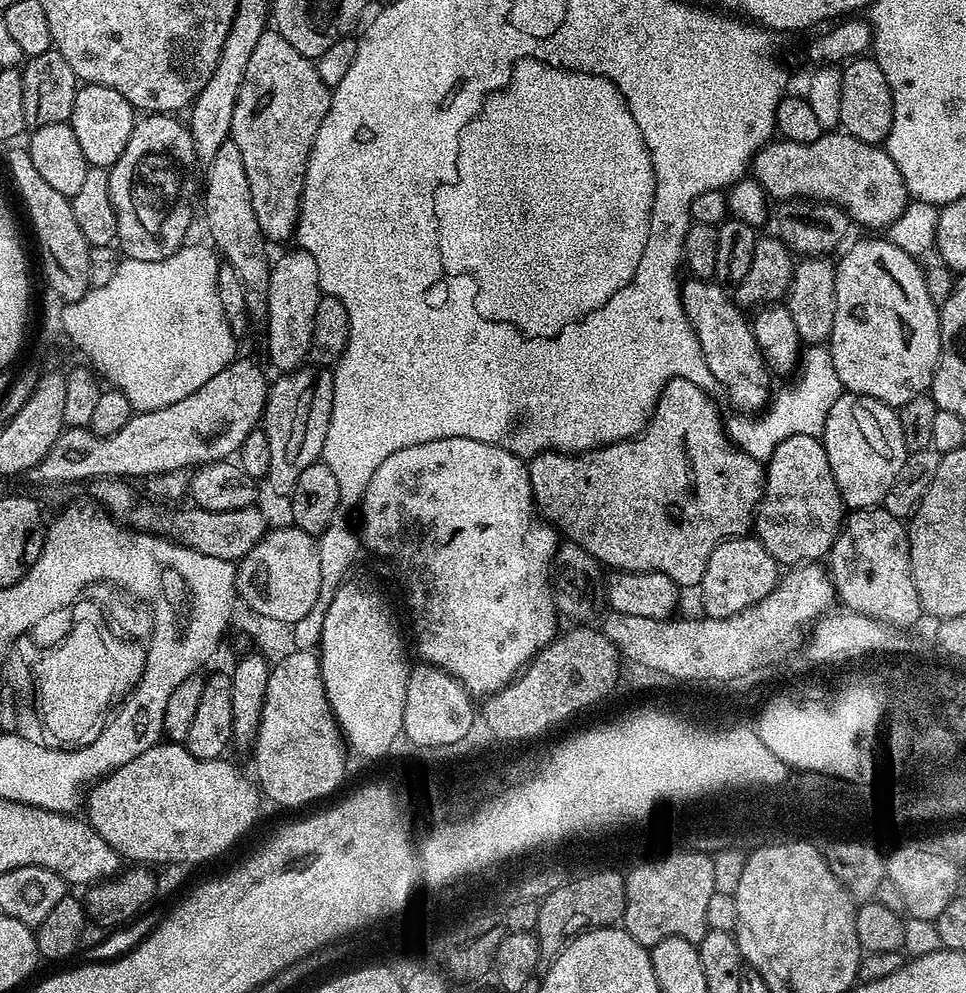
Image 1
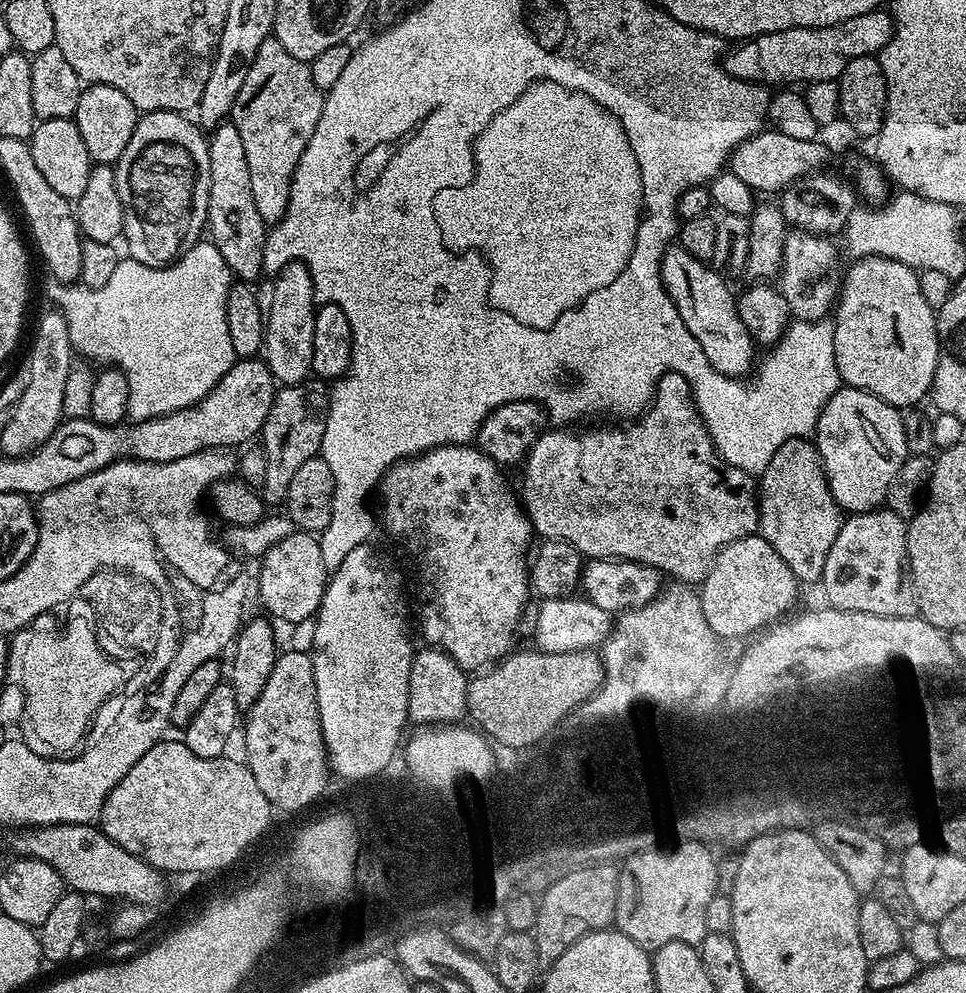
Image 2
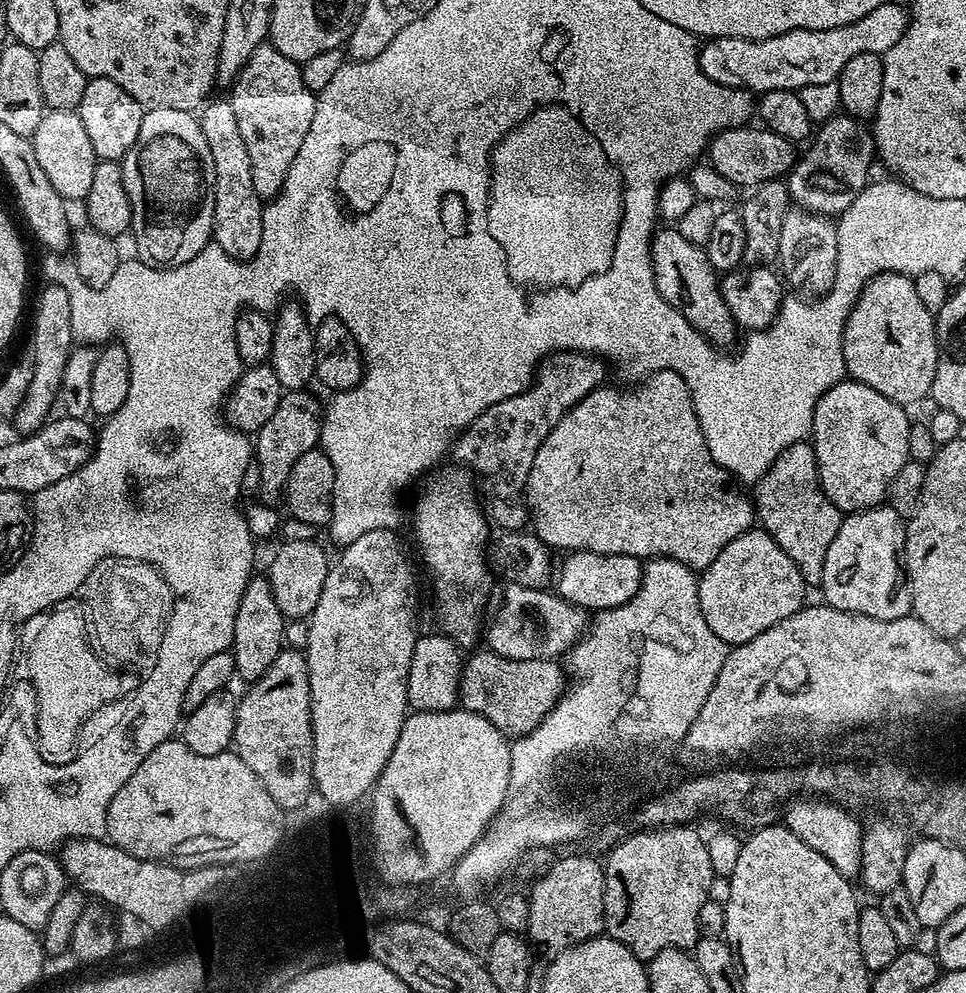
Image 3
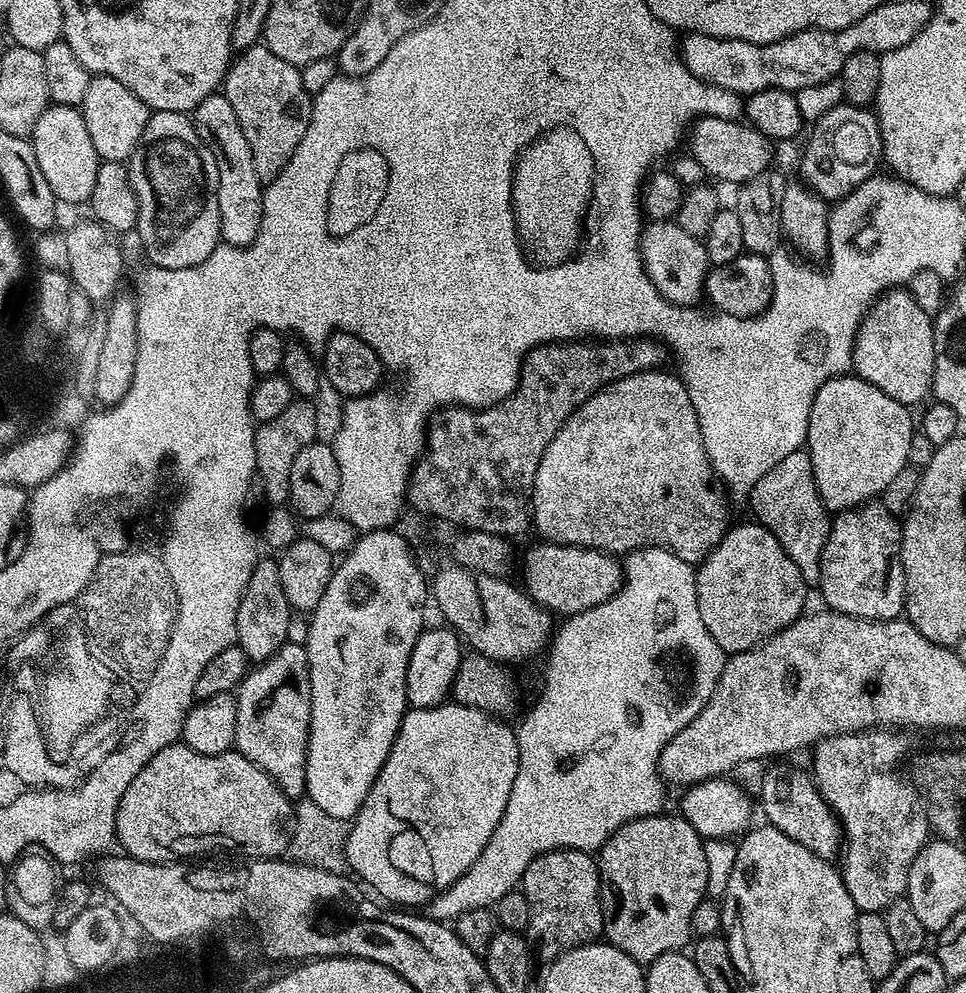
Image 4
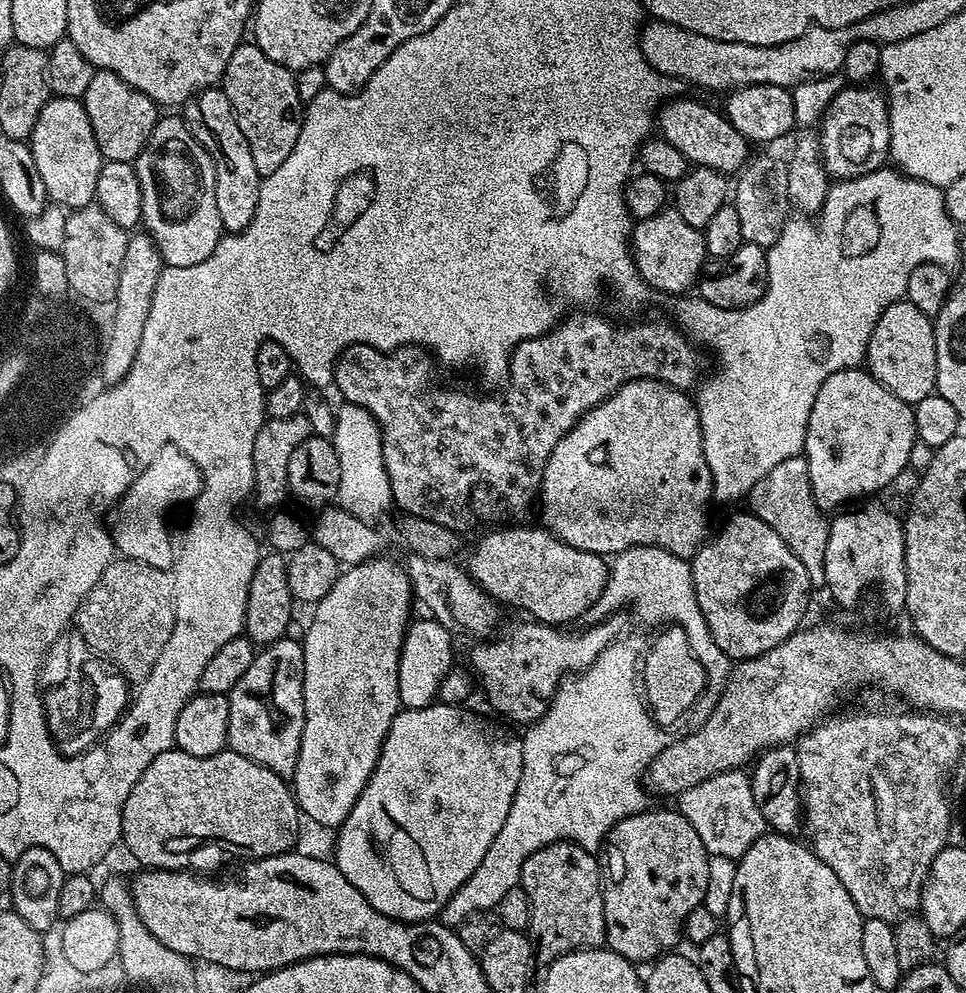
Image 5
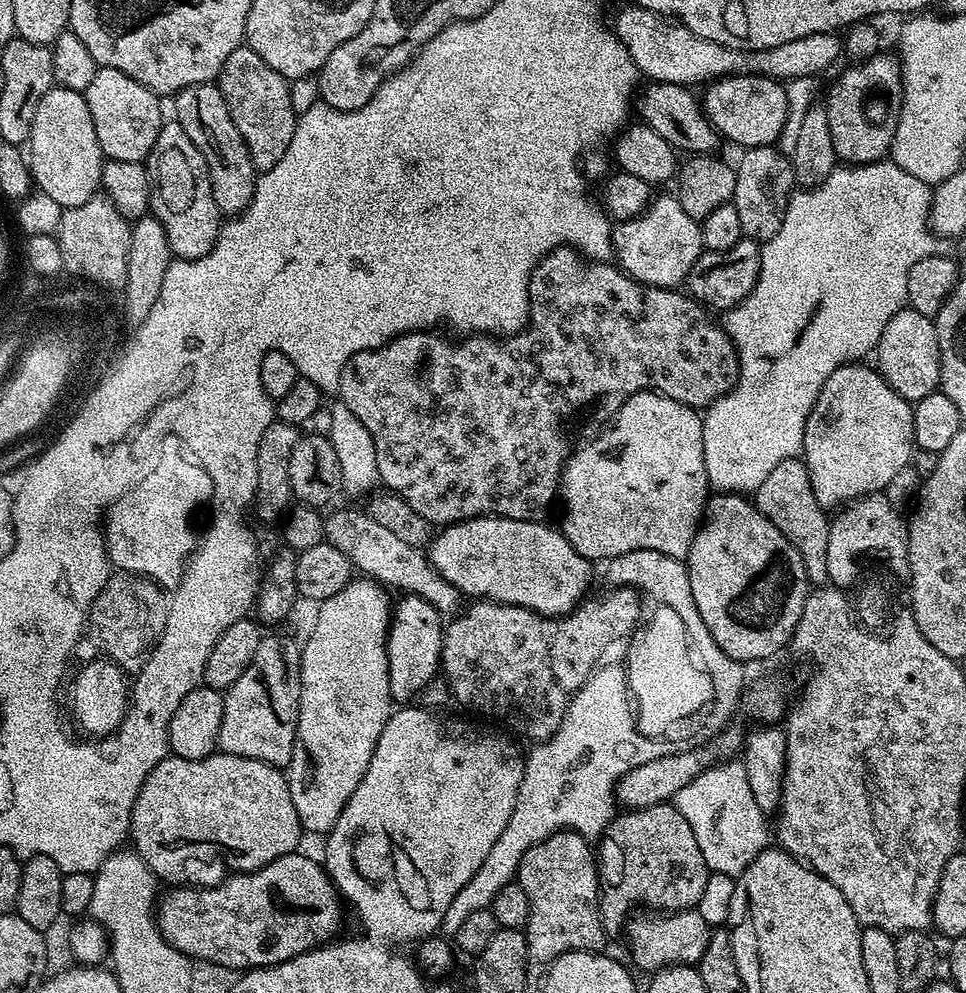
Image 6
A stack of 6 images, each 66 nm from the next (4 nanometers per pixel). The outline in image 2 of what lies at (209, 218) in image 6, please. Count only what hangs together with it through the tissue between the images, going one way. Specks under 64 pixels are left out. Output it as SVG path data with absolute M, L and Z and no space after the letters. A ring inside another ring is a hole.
M146 112L137 119L134 126L134 134L130 134L130 142L126 150L122 150L122 158L115 162L116 181L118 182L118 198L122 198L122 210L124 211L123 239L128 240L127 255L131 259L142 262L151 268L165 268L167 264L177 260L183 252L190 250L201 239L208 223L208 203L210 202L210 154L208 153L208 141L199 123L188 121L187 115L178 112Z

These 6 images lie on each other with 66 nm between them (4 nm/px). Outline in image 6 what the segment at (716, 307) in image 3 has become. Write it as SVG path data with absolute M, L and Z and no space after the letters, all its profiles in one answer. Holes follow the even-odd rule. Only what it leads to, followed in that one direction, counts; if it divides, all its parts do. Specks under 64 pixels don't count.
M657 195L648 209L634 220L621 220L612 230L614 260L641 284L655 288L679 289L690 274L690 266L706 251L700 221L690 218L675 195Z

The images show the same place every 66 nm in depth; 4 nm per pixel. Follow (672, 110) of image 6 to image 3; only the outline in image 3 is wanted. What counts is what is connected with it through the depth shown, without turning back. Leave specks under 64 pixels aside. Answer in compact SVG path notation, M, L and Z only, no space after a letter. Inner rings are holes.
M752 126L728 128L713 135L706 149L706 156L712 168L718 170L718 174L726 177L733 186L755 186L767 180L781 179L794 163L793 145L766 127L748 127Z

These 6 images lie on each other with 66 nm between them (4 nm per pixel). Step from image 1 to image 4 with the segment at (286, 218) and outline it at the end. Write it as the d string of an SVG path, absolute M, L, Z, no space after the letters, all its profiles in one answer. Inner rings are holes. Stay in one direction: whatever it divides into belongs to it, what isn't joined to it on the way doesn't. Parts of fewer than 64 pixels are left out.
M257 42L251 48L243 49L233 59L228 75L224 77L222 95L230 102L230 106L234 106L234 114L238 114L238 126L242 126L246 142L250 142L250 154L254 158L254 170L258 170L258 178L261 182L273 180L284 169L286 162L290 162L298 142L302 142L312 113L313 97L302 86L300 68L290 62L282 62L278 54Z

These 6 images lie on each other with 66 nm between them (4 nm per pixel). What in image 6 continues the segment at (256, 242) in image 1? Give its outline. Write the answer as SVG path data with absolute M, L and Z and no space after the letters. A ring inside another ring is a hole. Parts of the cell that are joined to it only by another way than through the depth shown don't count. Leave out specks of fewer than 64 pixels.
M215 83L190 86L176 93L175 123L186 130L186 138L198 146L202 158L210 174L210 186L214 194L214 202L225 217L235 218L250 206L252 195L256 189L257 171L252 165L250 150L238 134L238 126L234 126L234 118L230 118L230 110L226 106L226 98Z

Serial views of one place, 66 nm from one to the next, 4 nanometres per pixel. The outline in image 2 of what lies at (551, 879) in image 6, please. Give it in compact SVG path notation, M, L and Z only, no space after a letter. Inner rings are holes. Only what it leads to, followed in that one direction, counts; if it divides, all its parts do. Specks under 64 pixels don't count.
M611 864L576 869L558 879L539 897L534 929L536 958L540 962L557 960L574 942L586 934L605 931L614 921L617 869Z

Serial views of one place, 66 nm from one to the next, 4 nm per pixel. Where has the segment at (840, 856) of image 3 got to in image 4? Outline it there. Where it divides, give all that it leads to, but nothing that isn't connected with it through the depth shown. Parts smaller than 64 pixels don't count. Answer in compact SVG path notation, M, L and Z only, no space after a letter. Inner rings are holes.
M780 762L776 768L776 772L772 772L760 784L760 800L758 796L758 804L764 807L764 820L769 824L779 825L781 823L780 816L784 816L782 827L790 838L797 840L802 846L806 846L806 850L810 850L814 854L818 854L826 861L832 862L841 855L842 852L842 829L840 819L836 817L831 806L826 803L820 796L819 790L816 789L816 781L812 779L807 771L799 772L796 768L784 764L788 762Z

